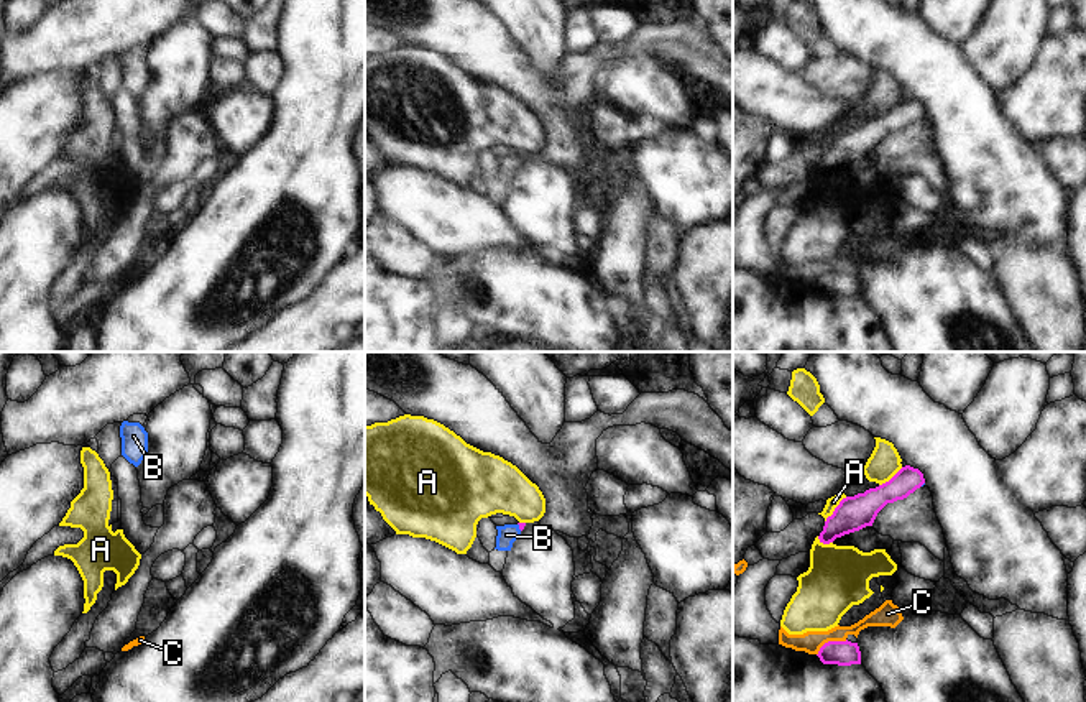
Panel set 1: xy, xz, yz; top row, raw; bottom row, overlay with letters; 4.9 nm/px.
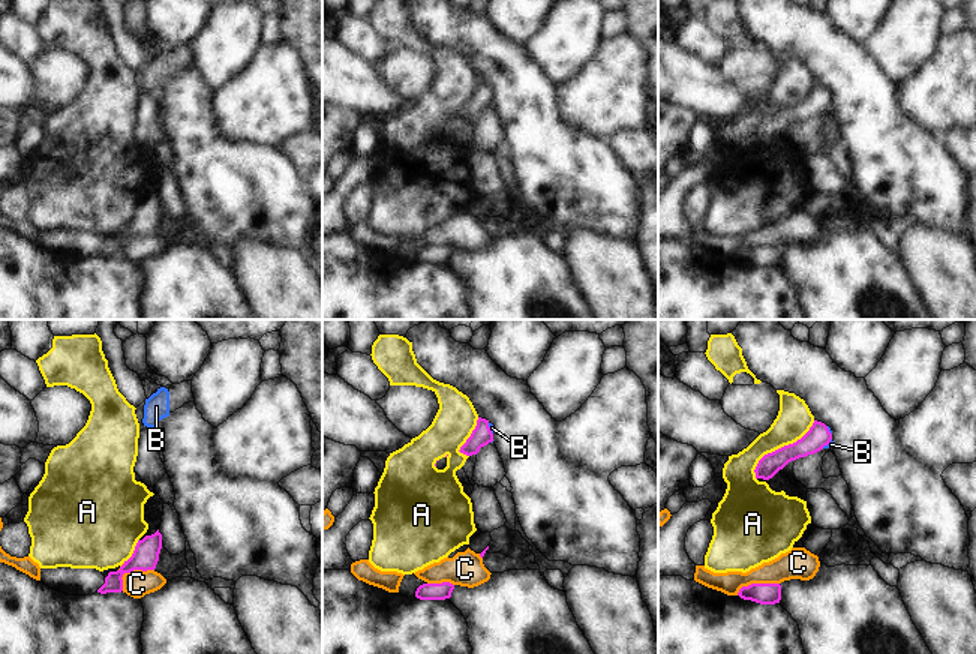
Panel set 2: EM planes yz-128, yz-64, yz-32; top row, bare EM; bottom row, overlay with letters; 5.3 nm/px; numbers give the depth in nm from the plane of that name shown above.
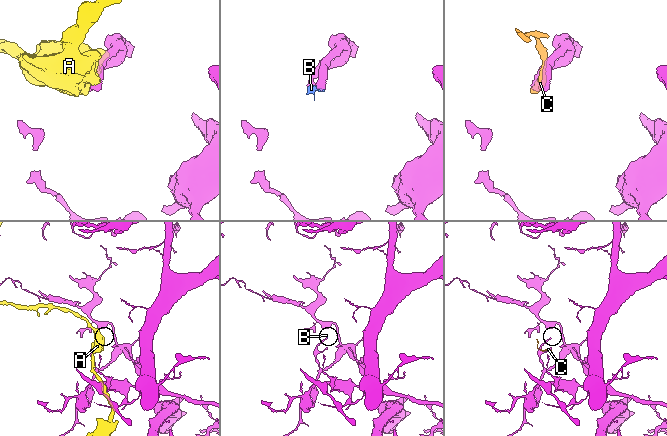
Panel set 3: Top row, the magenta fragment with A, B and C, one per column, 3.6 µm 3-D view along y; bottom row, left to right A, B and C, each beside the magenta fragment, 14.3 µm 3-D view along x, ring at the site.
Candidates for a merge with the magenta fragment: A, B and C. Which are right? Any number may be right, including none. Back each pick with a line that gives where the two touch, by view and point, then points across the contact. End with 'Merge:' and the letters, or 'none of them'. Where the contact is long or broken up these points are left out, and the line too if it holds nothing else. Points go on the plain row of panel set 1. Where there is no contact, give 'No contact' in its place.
B: Touches magenta at xz (519, 158). Path across: xz (521, 157), (519, 158), (506, 166)
Merge: B.

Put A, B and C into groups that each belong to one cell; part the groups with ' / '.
A / B / C

